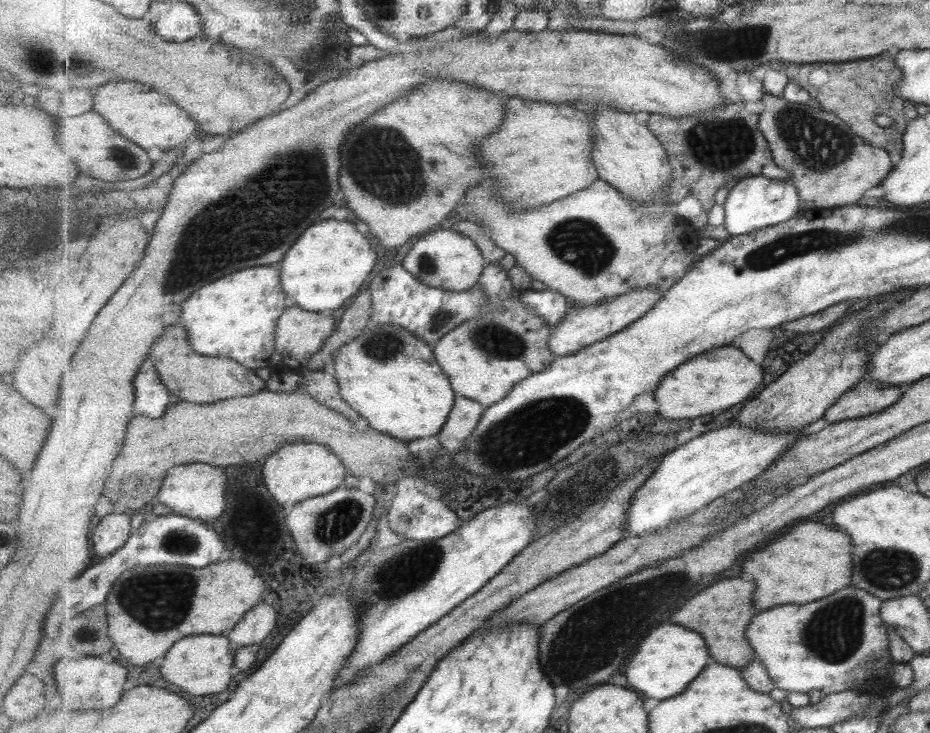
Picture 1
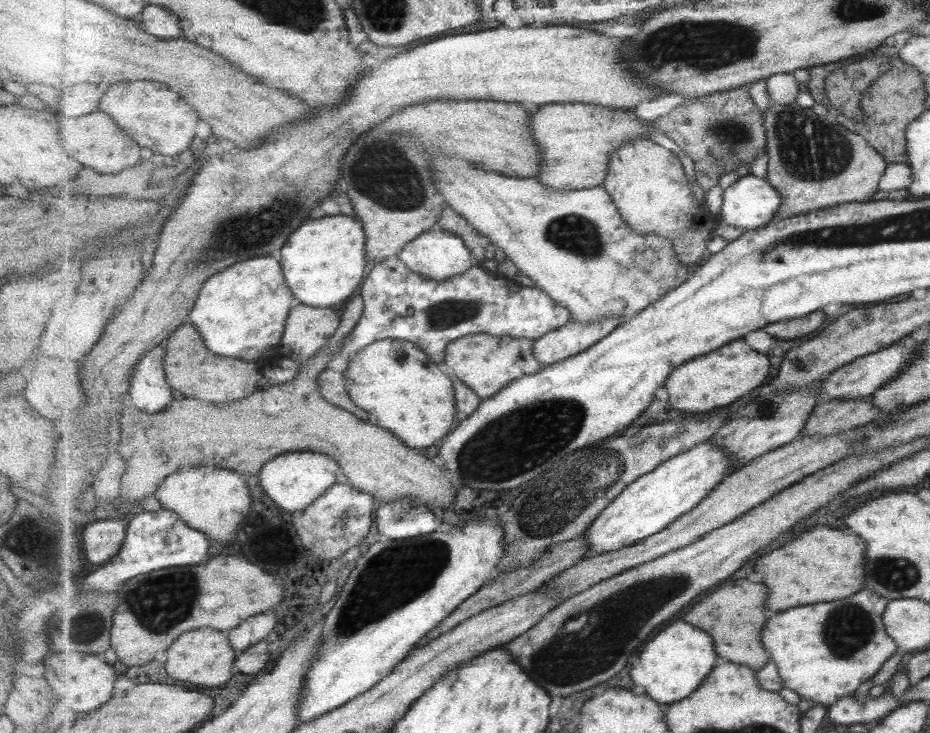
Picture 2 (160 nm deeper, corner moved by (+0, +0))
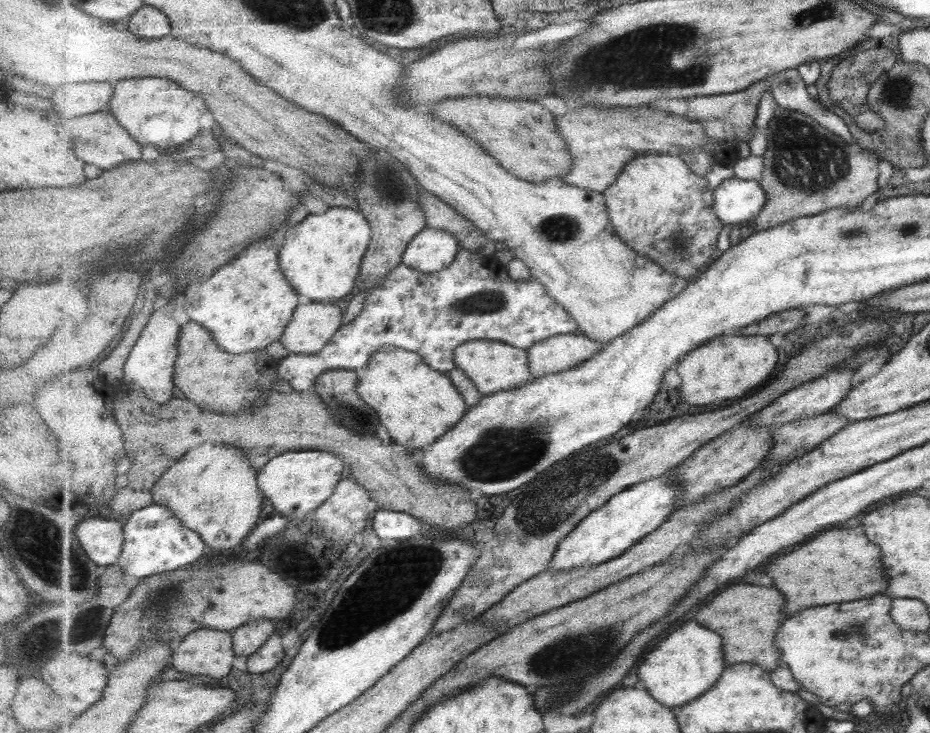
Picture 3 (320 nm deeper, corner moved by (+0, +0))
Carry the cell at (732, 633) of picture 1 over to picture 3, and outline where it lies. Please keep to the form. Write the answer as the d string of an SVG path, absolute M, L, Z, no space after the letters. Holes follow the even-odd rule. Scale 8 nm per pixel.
M739 584L725 589L717 598L697 614L697 622L701 626L709 626L711 630L717 630L725 638L725 656L731 664L753 663L764 667L770 673L775 672L783 663L782 654L775 644L779 626L787 620L785 616L785 604L787 598L777 588L765 588L765 586L753 586L753 584Z

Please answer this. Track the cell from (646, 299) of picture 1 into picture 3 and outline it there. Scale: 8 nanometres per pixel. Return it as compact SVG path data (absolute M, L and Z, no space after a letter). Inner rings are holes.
M581 331L560 334L528 350L530 369L536 378L559 374L593 358L603 345Z

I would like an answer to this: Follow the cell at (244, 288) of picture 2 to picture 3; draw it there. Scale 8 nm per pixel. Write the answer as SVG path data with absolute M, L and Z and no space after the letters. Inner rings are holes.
M271 240L255 242L213 278L193 281L183 294L190 321L211 330L217 344L233 354L262 351L279 341L300 305L299 293L279 268L279 248Z

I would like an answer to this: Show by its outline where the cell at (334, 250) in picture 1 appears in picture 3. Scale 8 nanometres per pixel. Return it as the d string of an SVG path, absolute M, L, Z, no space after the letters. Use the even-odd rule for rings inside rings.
M347 207L329 208L325 214L311 214L299 226L291 228L281 246L281 268L291 280L293 288L311 301L331 302L335 298L347 296L355 288L355 280L360 275L364 256L372 244L372 226L362 211Z

